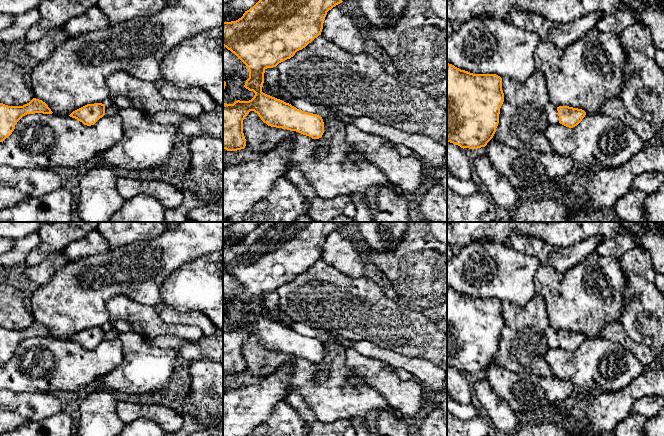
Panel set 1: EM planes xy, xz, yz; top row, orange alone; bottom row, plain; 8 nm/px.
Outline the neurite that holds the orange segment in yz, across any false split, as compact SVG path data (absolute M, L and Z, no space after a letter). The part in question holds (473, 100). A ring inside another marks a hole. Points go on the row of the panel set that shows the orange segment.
M447 63L447 142L463 149L485 147L496 132L503 102L500 76L473 74Z

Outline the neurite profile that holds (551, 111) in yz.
M547 103L547 105L545 106L545 113L550 124L559 123L557 107L554 106L552 103Z

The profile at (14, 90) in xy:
M0 59L0 103L8 106L23 106L29 103L34 94L25 78L21 66Z

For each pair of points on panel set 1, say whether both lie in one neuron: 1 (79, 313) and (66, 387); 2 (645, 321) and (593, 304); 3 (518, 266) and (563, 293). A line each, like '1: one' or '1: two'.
1: two
2: two
3: two

